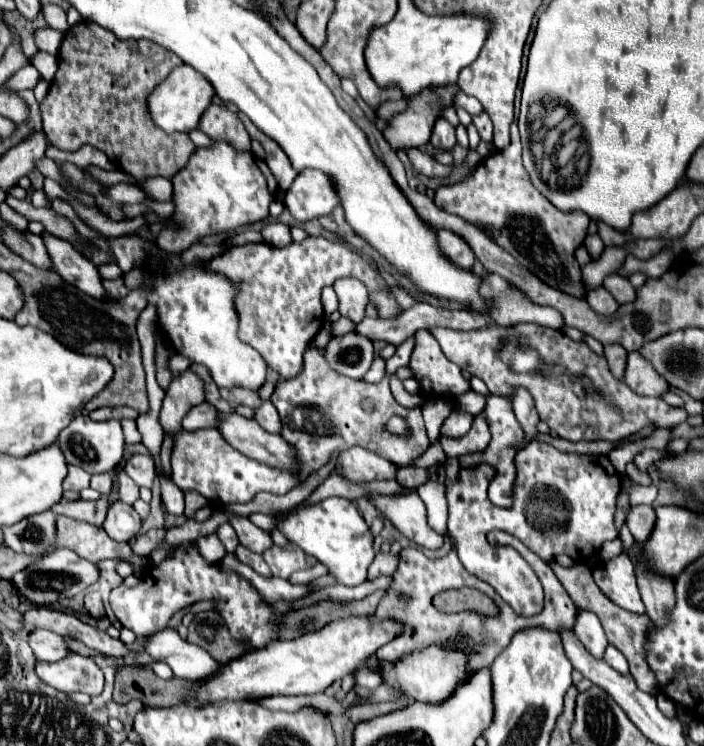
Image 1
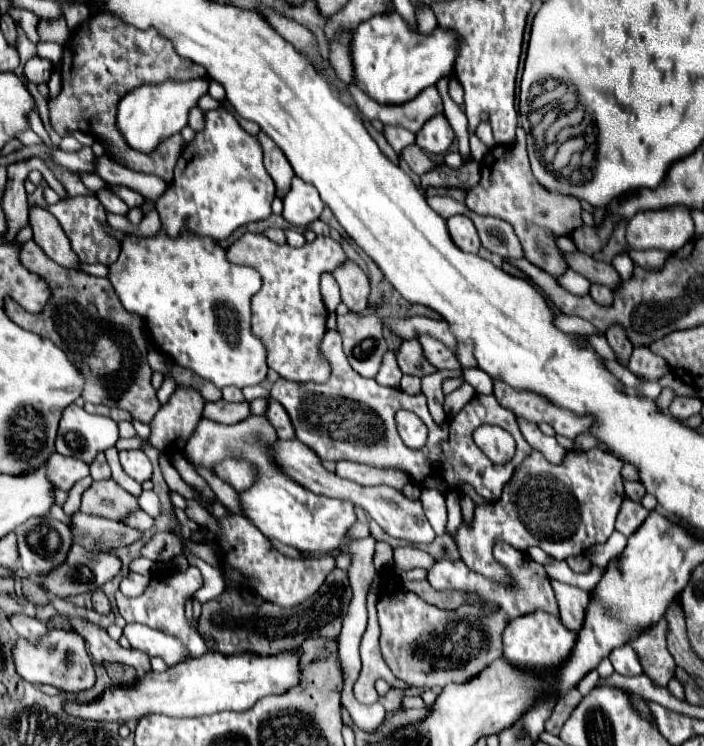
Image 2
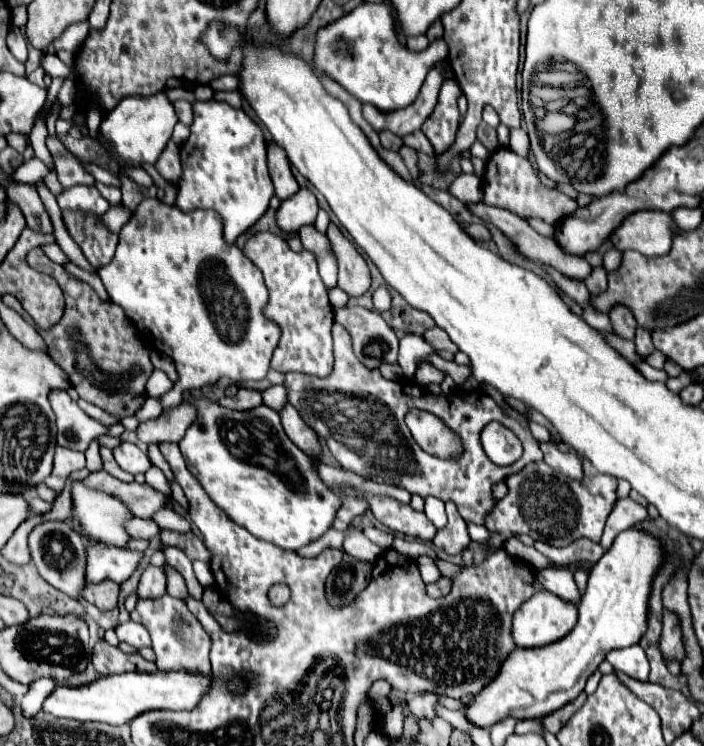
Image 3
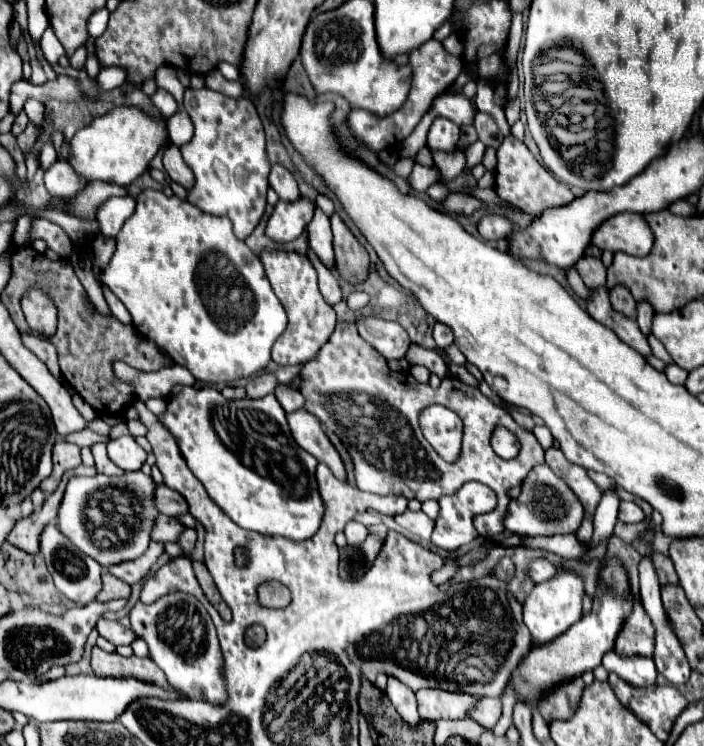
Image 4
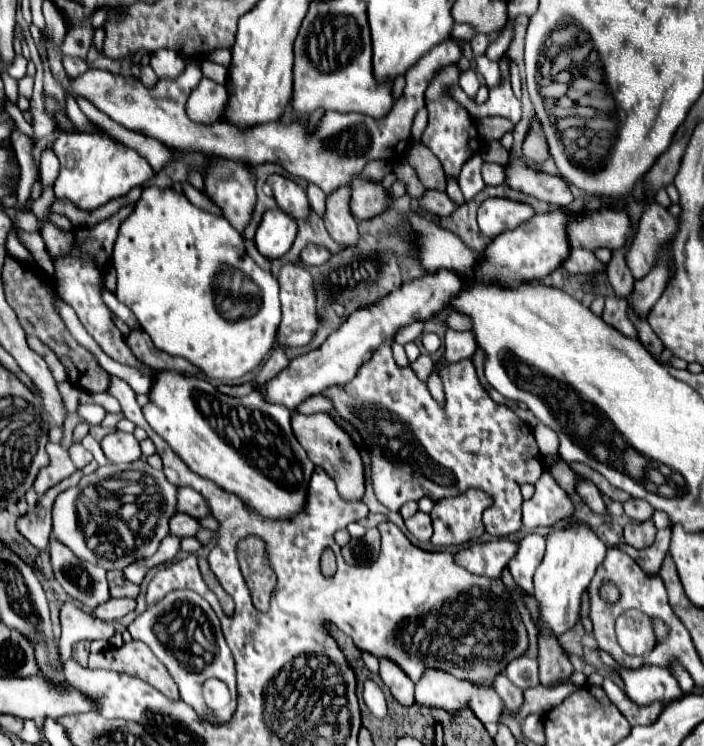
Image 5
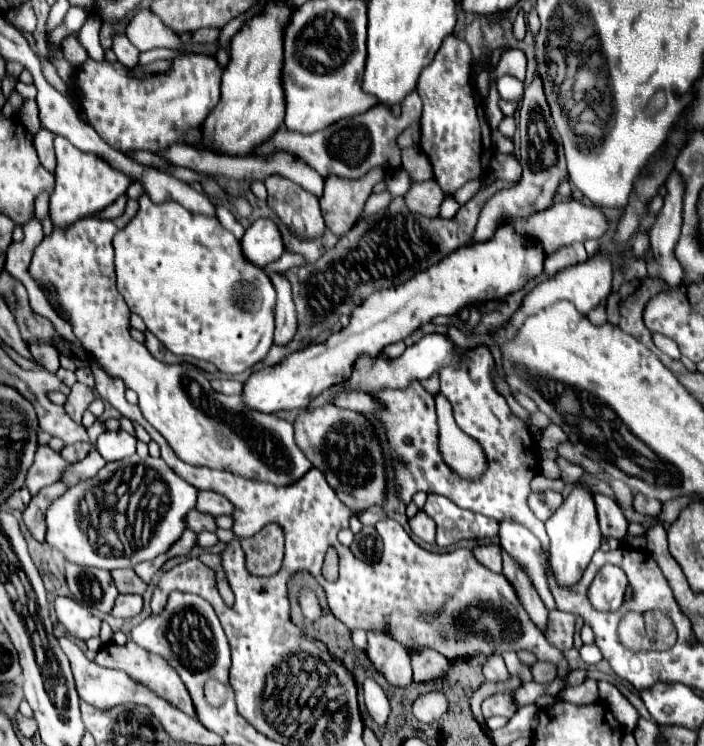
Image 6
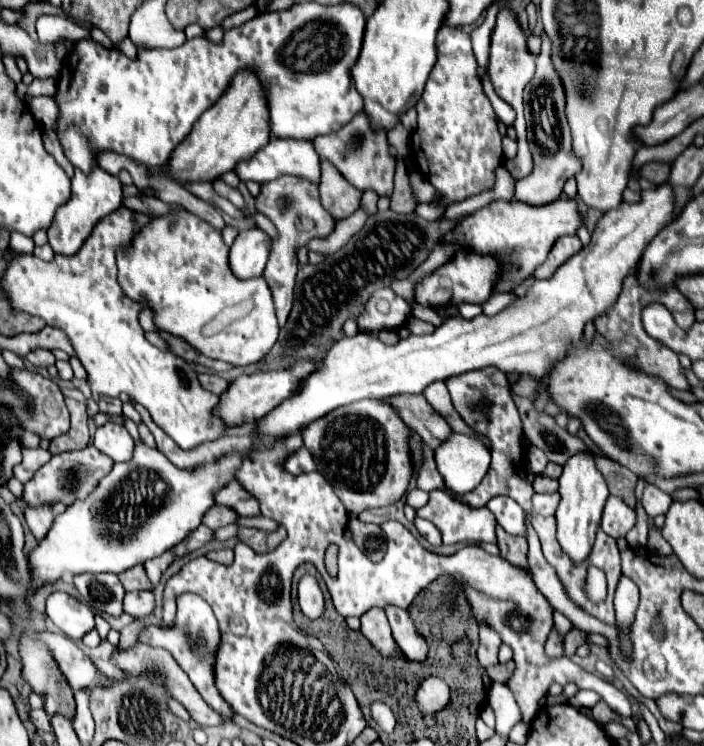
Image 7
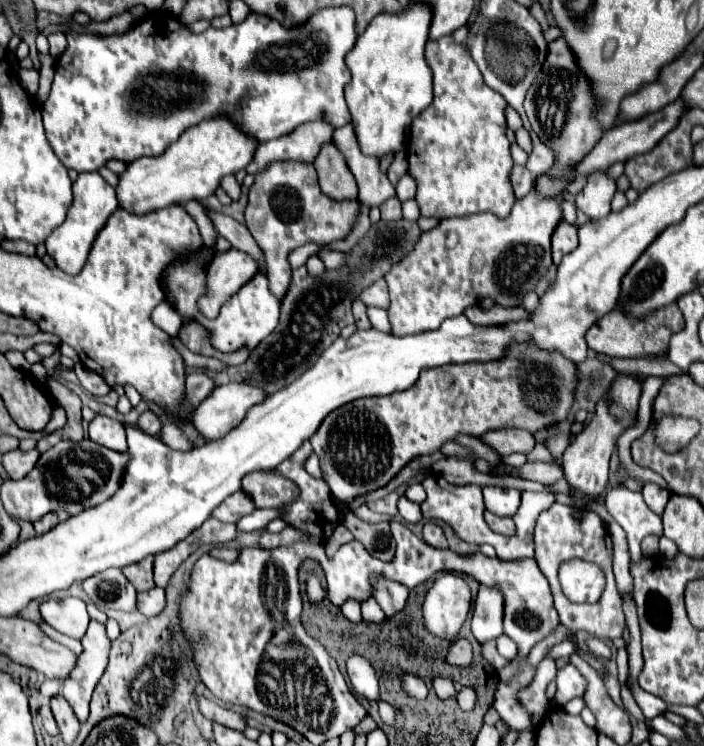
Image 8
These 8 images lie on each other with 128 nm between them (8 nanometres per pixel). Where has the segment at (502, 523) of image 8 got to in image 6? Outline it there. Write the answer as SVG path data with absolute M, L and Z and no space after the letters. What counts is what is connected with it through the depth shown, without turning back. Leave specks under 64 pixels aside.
M502 552L502 560L504 560L502 574L508 576L508 580L512 580L512 586L516 588L516 594L520 596L520 602L524 604L524 610L534 620L534 624L544 630L546 620L548 620L548 610L546 610L544 602L540 600L530 576L526 574L526 570L508 552Z

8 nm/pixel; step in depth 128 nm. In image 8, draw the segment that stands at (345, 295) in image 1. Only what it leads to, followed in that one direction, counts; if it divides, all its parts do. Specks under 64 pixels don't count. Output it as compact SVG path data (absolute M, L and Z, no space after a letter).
M334 142L322 144L318 156L314 158L314 168L318 172L320 188L332 198L356 198L358 184L348 170L348 164Z

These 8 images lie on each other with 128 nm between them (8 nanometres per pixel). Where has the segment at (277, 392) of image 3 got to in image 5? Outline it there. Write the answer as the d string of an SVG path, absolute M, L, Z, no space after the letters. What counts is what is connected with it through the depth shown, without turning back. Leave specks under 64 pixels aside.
M316 394L316 396L308 398L308 402L300 404L300 412L302 414L312 414L312 412L318 412L320 408L324 412L332 412L334 410L334 402L328 396L324 396L324 394Z

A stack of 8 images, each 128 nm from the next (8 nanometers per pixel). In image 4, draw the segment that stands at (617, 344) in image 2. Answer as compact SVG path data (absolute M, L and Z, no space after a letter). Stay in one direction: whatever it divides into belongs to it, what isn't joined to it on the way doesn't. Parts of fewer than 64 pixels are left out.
M622 284L614 286L610 290L610 302L612 302L612 308L616 312L622 312L622 314L626 314L630 318L636 318L634 316L634 312L636 312L636 300L634 300L634 296L630 294L630 290L626 286L622 286Z

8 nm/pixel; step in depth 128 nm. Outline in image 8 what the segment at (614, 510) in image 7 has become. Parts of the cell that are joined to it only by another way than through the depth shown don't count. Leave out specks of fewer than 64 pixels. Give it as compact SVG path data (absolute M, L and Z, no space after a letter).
M608 488L606 508L626 532L630 562L639 563L642 558L640 542L652 534L662 536L662 518L646 506L640 492L632 492L626 488Z

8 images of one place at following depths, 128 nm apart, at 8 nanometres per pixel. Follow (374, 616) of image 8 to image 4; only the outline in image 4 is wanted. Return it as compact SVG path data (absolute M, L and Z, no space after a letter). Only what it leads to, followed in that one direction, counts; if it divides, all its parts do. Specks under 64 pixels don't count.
M388 676L388 686L386 686L386 696L390 698L390 702L394 704L394 708L398 710L398 714L412 726L416 726L420 722L420 716L416 712L416 696L414 692L402 684L398 678Z

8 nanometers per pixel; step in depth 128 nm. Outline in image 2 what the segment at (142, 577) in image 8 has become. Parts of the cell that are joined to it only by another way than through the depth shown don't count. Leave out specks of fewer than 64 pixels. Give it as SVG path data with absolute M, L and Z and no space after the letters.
M100 588L92 594L92 604L94 604L94 610L96 610L96 612L100 612L100 614L108 614L108 612L112 610L108 596L106 596Z

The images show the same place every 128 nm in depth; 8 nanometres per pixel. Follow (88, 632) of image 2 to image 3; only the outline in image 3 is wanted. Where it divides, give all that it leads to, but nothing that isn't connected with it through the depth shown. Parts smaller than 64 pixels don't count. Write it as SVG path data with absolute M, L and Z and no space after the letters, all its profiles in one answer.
M100 640L92 650L92 664L98 674L124 674L124 672L156 672L156 664L144 660L140 654L124 654L120 648Z

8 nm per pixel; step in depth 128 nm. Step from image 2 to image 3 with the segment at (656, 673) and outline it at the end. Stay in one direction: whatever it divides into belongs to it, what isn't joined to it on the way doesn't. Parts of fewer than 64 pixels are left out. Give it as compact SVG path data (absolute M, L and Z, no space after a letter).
M664 608L664 616L662 616L662 636L660 636L660 650L664 658L676 658L676 660L684 660L686 658L686 648L684 648L684 640L682 640L682 626L680 626L680 618L676 612Z

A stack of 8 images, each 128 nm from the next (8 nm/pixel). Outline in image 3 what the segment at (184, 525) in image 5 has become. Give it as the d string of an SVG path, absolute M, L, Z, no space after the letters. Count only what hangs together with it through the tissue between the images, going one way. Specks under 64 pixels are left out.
M132 518L128 522L128 534L132 534L134 538L154 538L162 532L162 528L152 520L152 518Z

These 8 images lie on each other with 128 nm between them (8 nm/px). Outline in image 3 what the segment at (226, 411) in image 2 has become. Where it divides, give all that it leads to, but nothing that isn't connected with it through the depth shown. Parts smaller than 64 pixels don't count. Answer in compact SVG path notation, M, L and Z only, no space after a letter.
M240 388L236 396L232 398L222 398L220 400L224 406L228 408L236 408L236 410L248 410L248 408L256 408L262 404L262 392L254 390L254 388Z

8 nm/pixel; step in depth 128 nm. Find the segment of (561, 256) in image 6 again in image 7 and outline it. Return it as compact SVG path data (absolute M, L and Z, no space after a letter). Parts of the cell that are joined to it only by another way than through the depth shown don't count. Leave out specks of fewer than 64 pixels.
M576 234L560 236L560 238L554 242L552 250L550 250L550 254L548 254L548 258L546 258L546 262L544 262L540 268L536 268L534 276L536 276L536 278L550 278L560 264L564 264L570 256L574 256L582 247L582 242L580 242L580 238L578 238Z

